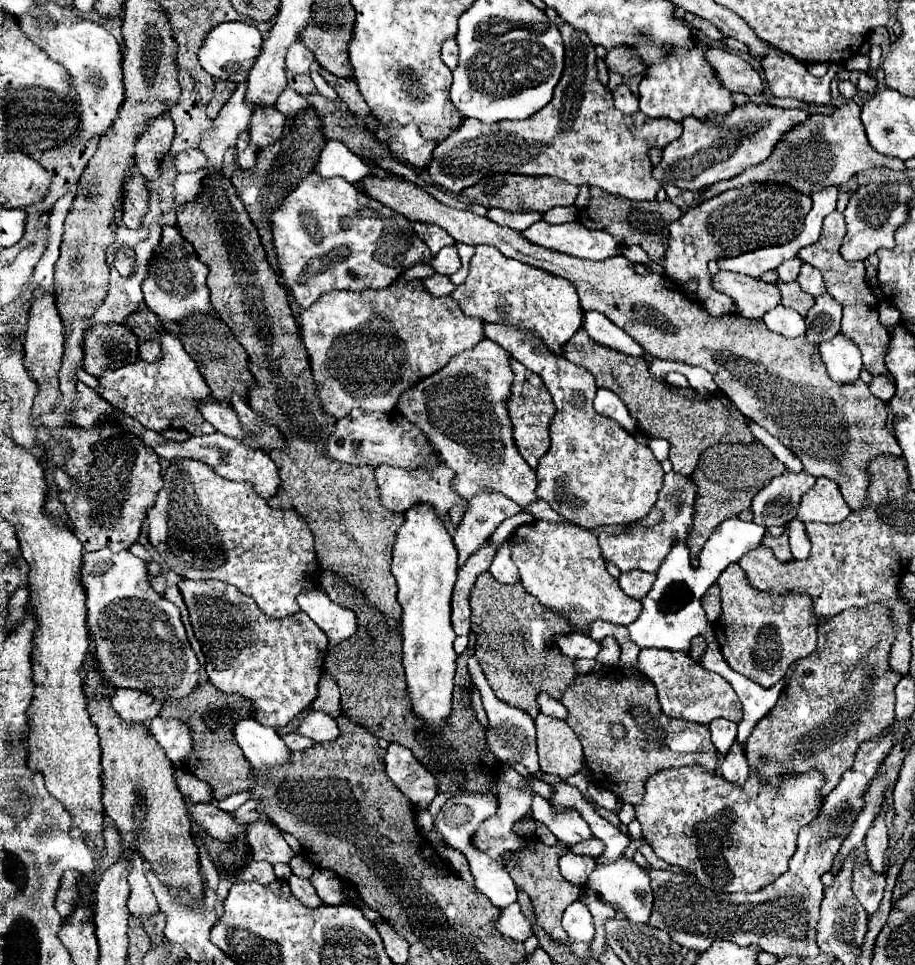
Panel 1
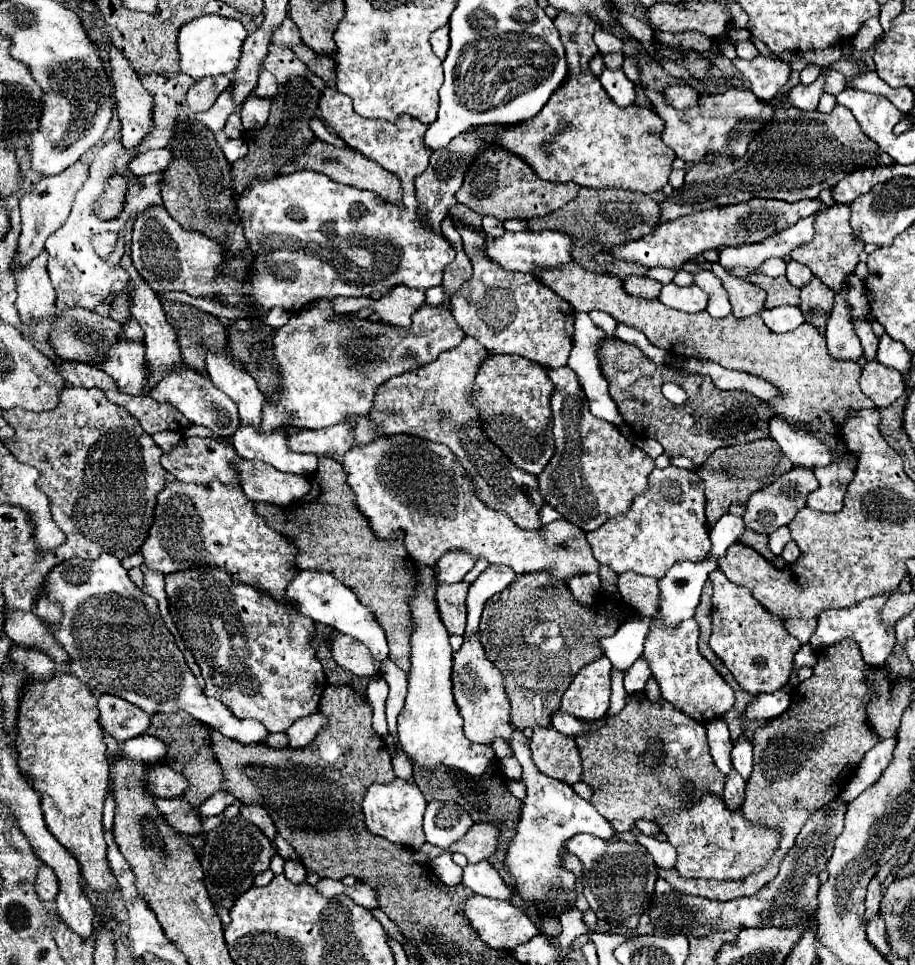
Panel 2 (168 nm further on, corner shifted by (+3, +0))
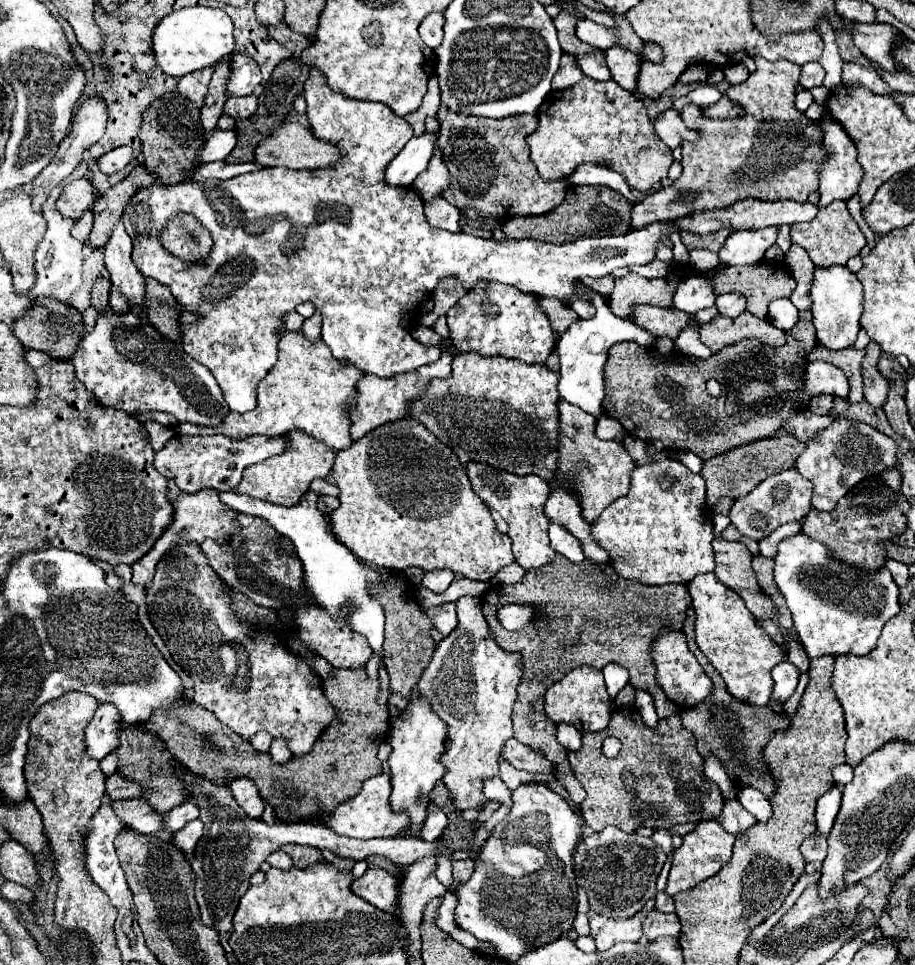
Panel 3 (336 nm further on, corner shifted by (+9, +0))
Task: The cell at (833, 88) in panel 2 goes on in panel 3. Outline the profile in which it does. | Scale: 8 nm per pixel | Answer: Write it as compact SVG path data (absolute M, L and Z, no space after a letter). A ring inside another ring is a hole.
M808 62L802 66L802 76L800 76L800 84L804 88L814 88L814 86L822 86L822 80L826 76L826 70L818 64L818 62Z

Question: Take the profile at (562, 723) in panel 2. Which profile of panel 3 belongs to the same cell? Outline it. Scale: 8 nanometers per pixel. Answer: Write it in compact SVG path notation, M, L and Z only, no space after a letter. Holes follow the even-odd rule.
M560 724L558 726L558 742L566 748L566 750L578 750L580 748L580 730L576 730L576 726L572 724Z

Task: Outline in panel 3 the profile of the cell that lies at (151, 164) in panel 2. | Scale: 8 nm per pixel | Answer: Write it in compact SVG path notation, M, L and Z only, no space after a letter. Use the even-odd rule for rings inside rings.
M120 146L108 154L104 154L100 160L98 160L98 168L104 172L104 174L114 174L114 172L120 172L124 170L130 162L134 160L134 150L130 146Z

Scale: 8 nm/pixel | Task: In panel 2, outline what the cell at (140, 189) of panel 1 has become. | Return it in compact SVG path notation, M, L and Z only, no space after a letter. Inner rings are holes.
M114 174L106 180L106 190L100 194L94 214L102 220L112 220L122 212L124 200L126 200L126 178Z

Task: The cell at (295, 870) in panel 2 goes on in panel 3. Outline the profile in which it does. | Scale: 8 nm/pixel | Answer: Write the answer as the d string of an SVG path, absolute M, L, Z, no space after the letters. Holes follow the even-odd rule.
M280 850L268 856L268 864L270 864L270 866L274 866L274 868L280 868L280 870L288 870L288 868L292 868L292 866L294 866L294 864L292 864L292 858L290 858L288 854L280 852Z

